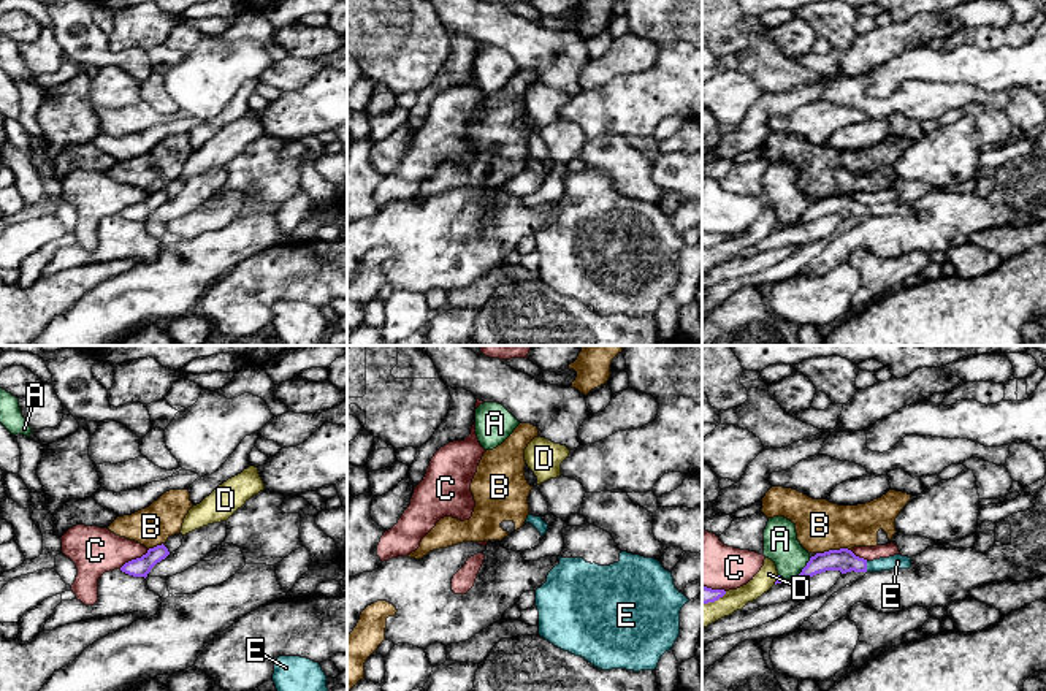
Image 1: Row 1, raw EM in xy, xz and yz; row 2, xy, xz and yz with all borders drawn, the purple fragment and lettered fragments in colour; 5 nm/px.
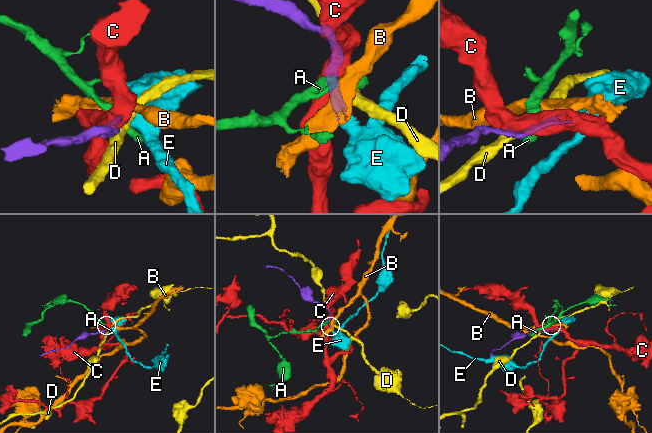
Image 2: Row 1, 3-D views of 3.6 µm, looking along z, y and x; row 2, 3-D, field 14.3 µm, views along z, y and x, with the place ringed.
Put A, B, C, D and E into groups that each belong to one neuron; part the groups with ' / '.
A / B / C / D / E

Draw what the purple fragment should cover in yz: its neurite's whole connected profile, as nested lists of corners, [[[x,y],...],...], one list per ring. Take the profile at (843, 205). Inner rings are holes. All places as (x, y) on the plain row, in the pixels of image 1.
[[[840,193],[840,195],[816,198],[815,201],[811,201],[807,211],[797,220],[797,223],[813,222],[826,216],[840,216],[842,219],[846,219],[851,216],[881,217],[881,216],[910,214],[910,212],[911,212],[911,203],[908,201],[894,200],[889,203],[867,206],[864,203],[856,201],[848,193]]]

